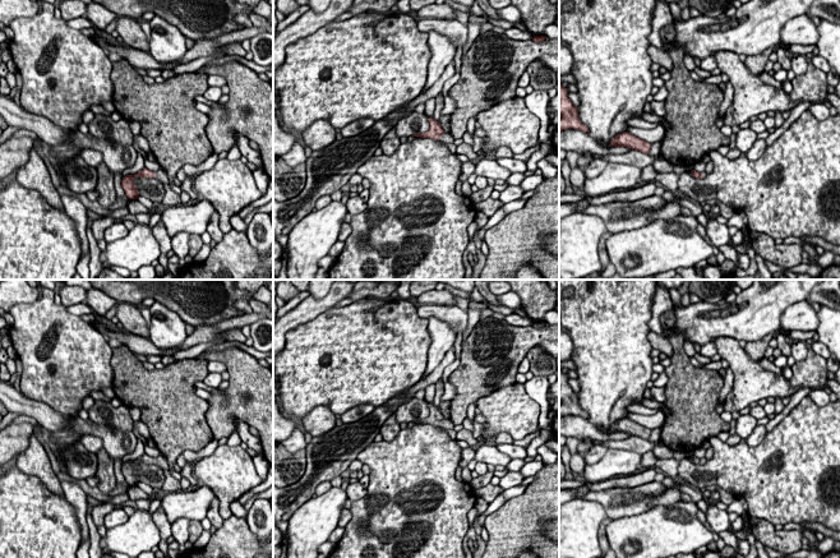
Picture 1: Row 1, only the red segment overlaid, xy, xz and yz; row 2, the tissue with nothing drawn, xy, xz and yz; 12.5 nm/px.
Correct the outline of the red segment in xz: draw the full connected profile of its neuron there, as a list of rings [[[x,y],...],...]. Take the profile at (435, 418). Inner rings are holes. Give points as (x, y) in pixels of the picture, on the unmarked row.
[[[428,402],[428,405],[429,405],[429,410],[430,410],[429,416],[425,419],[421,419],[421,420],[416,419],[412,423],[430,424],[430,425],[439,426],[439,428],[447,429],[447,430],[454,428],[454,424],[449,419],[446,419],[437,406],[434,406],[429,402]]]

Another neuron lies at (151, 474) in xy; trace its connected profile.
[[[133,464],[139,481],[151,485],[152,488],[162,489],[166,475],[162,467],[156,464]]]

